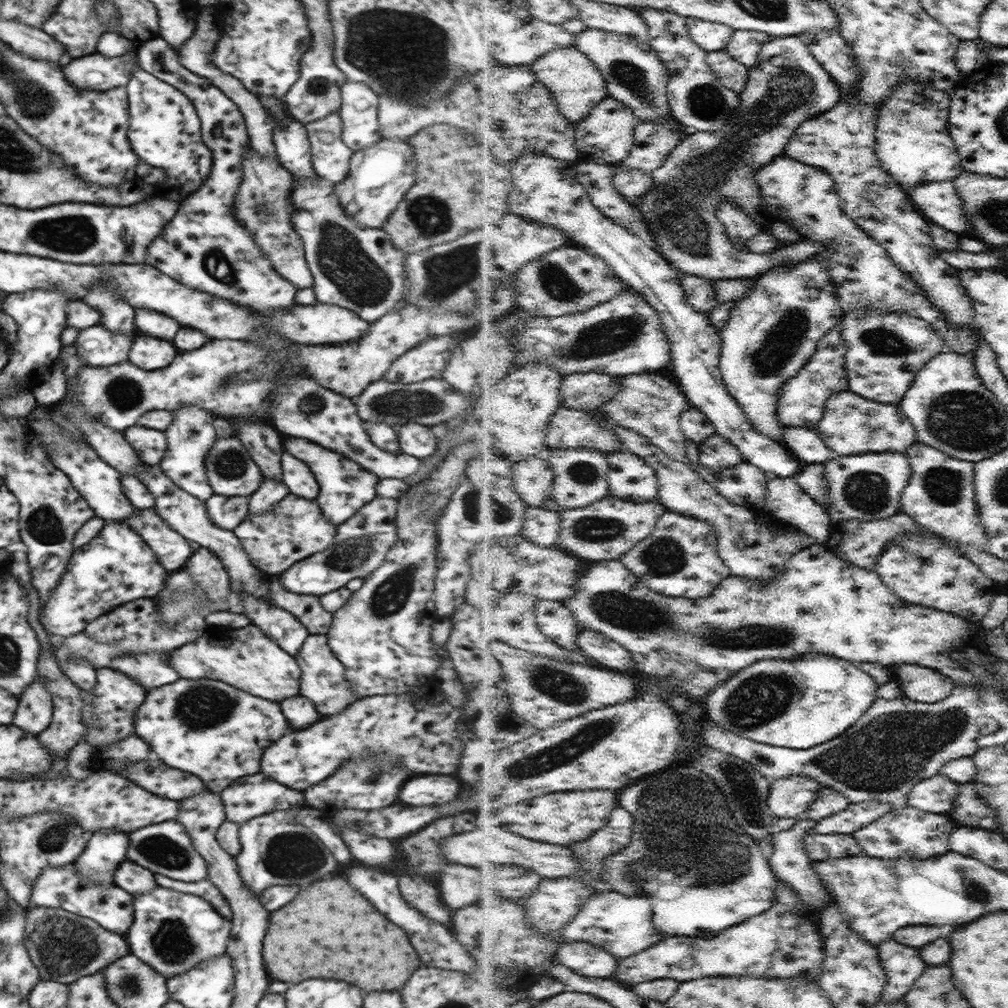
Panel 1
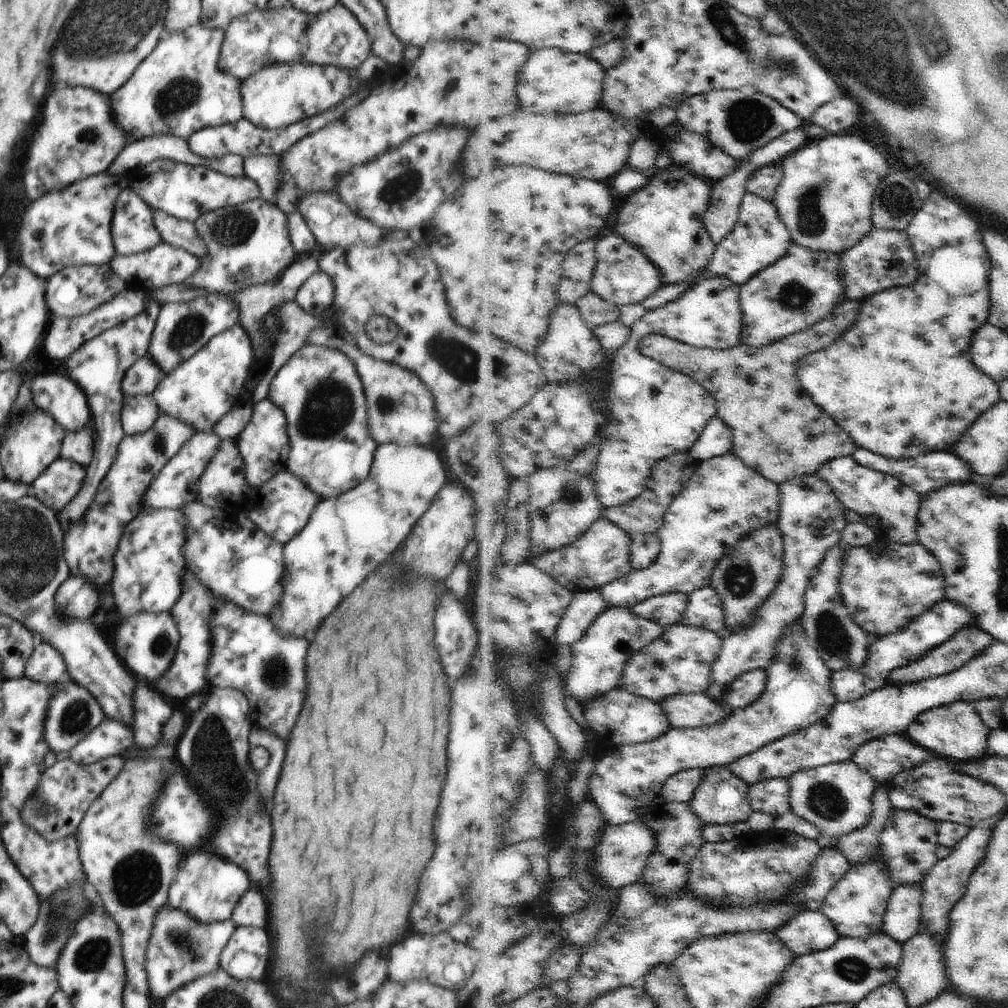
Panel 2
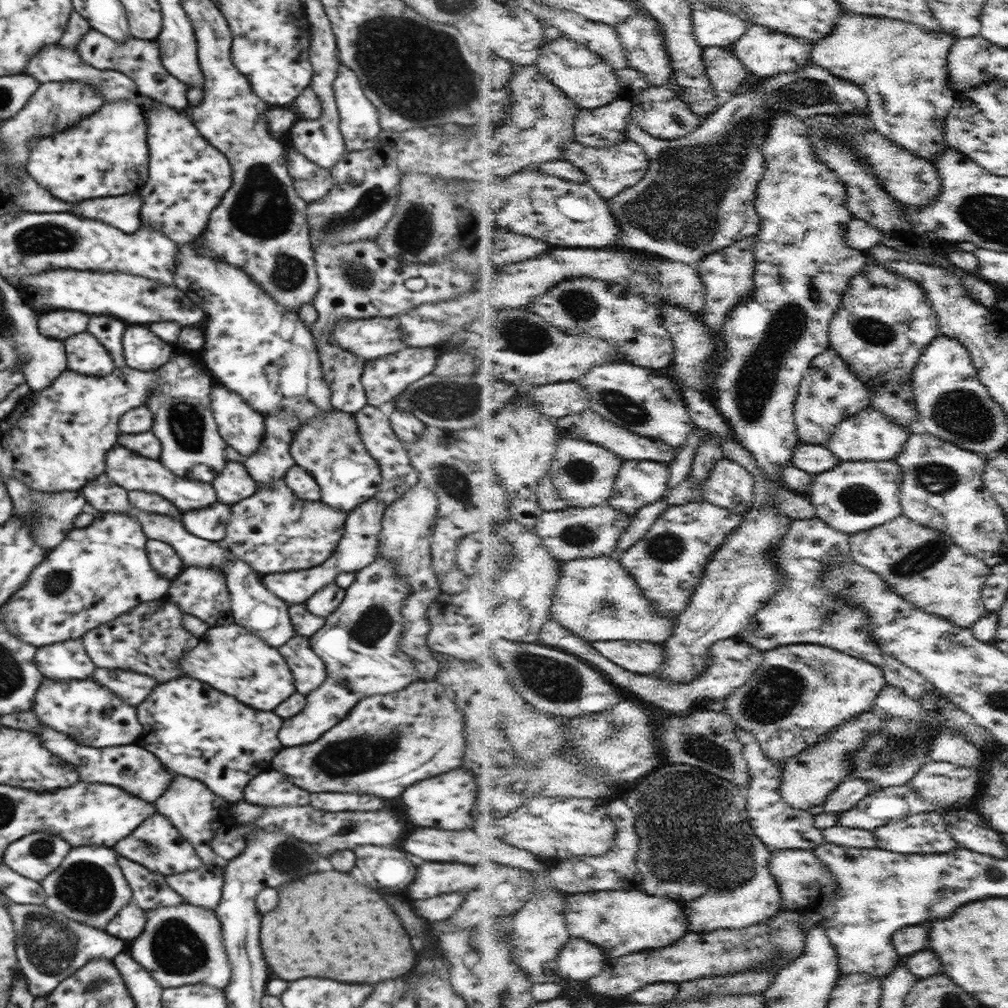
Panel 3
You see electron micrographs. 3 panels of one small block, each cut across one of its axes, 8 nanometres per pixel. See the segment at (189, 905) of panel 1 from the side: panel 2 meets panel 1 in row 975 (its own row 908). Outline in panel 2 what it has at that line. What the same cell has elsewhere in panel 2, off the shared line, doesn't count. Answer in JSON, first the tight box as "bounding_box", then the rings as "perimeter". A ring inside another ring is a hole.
{"bounding_box":[144,905,236,1000],"perimeter":[[[168,905],[164,906],[156,914],[152,936],[150,936],[148,948],[146,948],[146,960],[144,960],[150,994],[154,998],[162,1000],[164,996],[194,982],[196,978],[218,970],[220,953],[234,930],[236,930],[236,926],[231,919],[202,924],[182,910],[176,910]]]}

